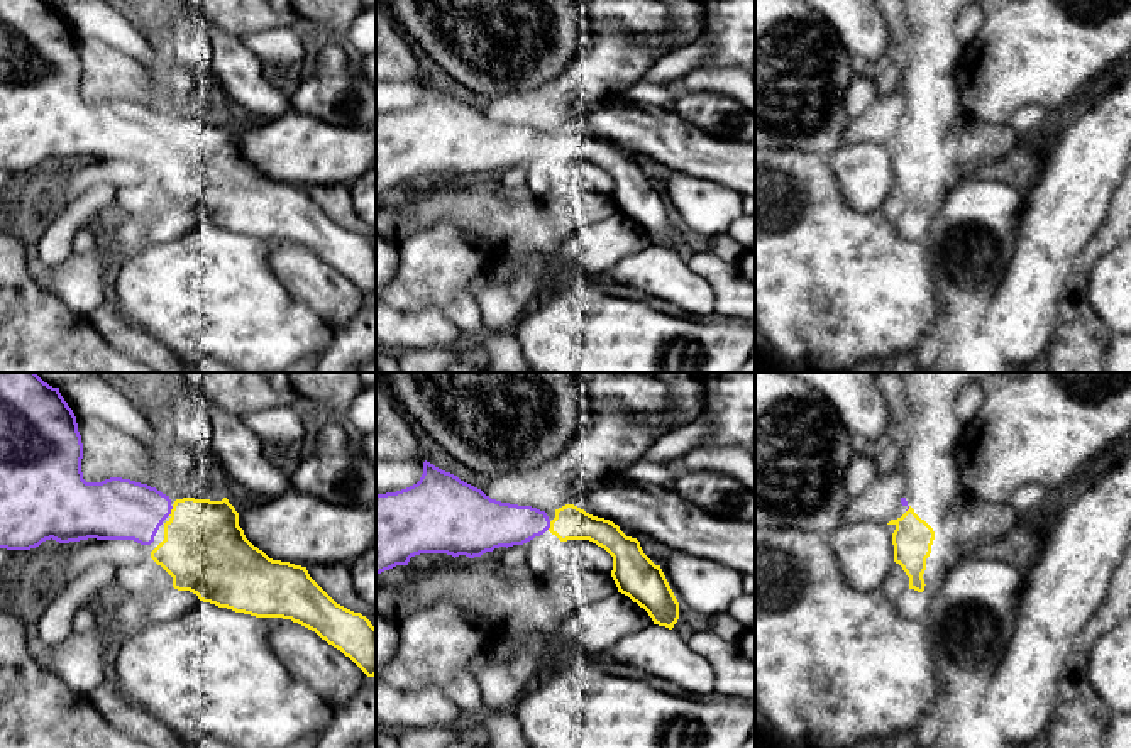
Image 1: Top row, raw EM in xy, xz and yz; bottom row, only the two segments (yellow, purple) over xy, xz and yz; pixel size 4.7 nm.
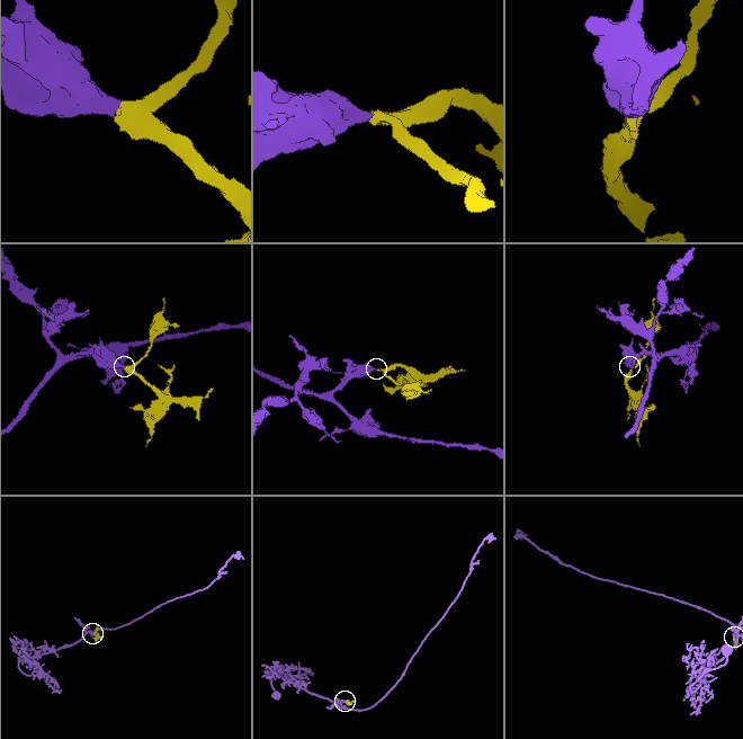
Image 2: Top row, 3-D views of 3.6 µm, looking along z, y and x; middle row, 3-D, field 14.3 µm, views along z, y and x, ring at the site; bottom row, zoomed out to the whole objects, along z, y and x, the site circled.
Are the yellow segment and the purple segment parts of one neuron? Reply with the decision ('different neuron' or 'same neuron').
same neuron

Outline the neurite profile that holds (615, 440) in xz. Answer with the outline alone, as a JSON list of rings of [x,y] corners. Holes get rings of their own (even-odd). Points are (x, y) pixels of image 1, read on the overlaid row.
[[[618,403],[604,404],[596,423],[555,460],[527,472],[494,476],[481,489],[491,499],[555,511],[572,504],[576,486],[608,479],[635,464],[659,438],[659,430],[635,421]]]

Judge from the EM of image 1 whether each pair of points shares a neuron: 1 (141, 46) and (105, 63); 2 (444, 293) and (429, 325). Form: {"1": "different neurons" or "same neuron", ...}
{"1": "different neurons", "2": "different neurons"}

